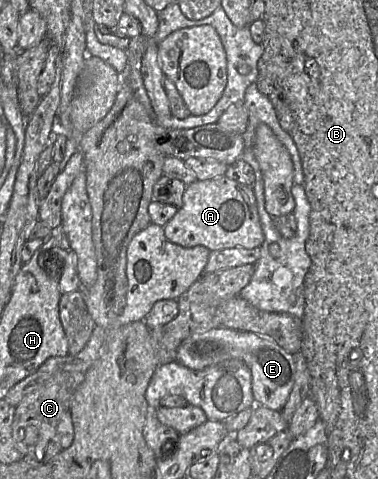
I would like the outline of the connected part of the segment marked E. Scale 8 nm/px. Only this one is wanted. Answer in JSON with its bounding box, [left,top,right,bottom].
[176,327,296,411]

